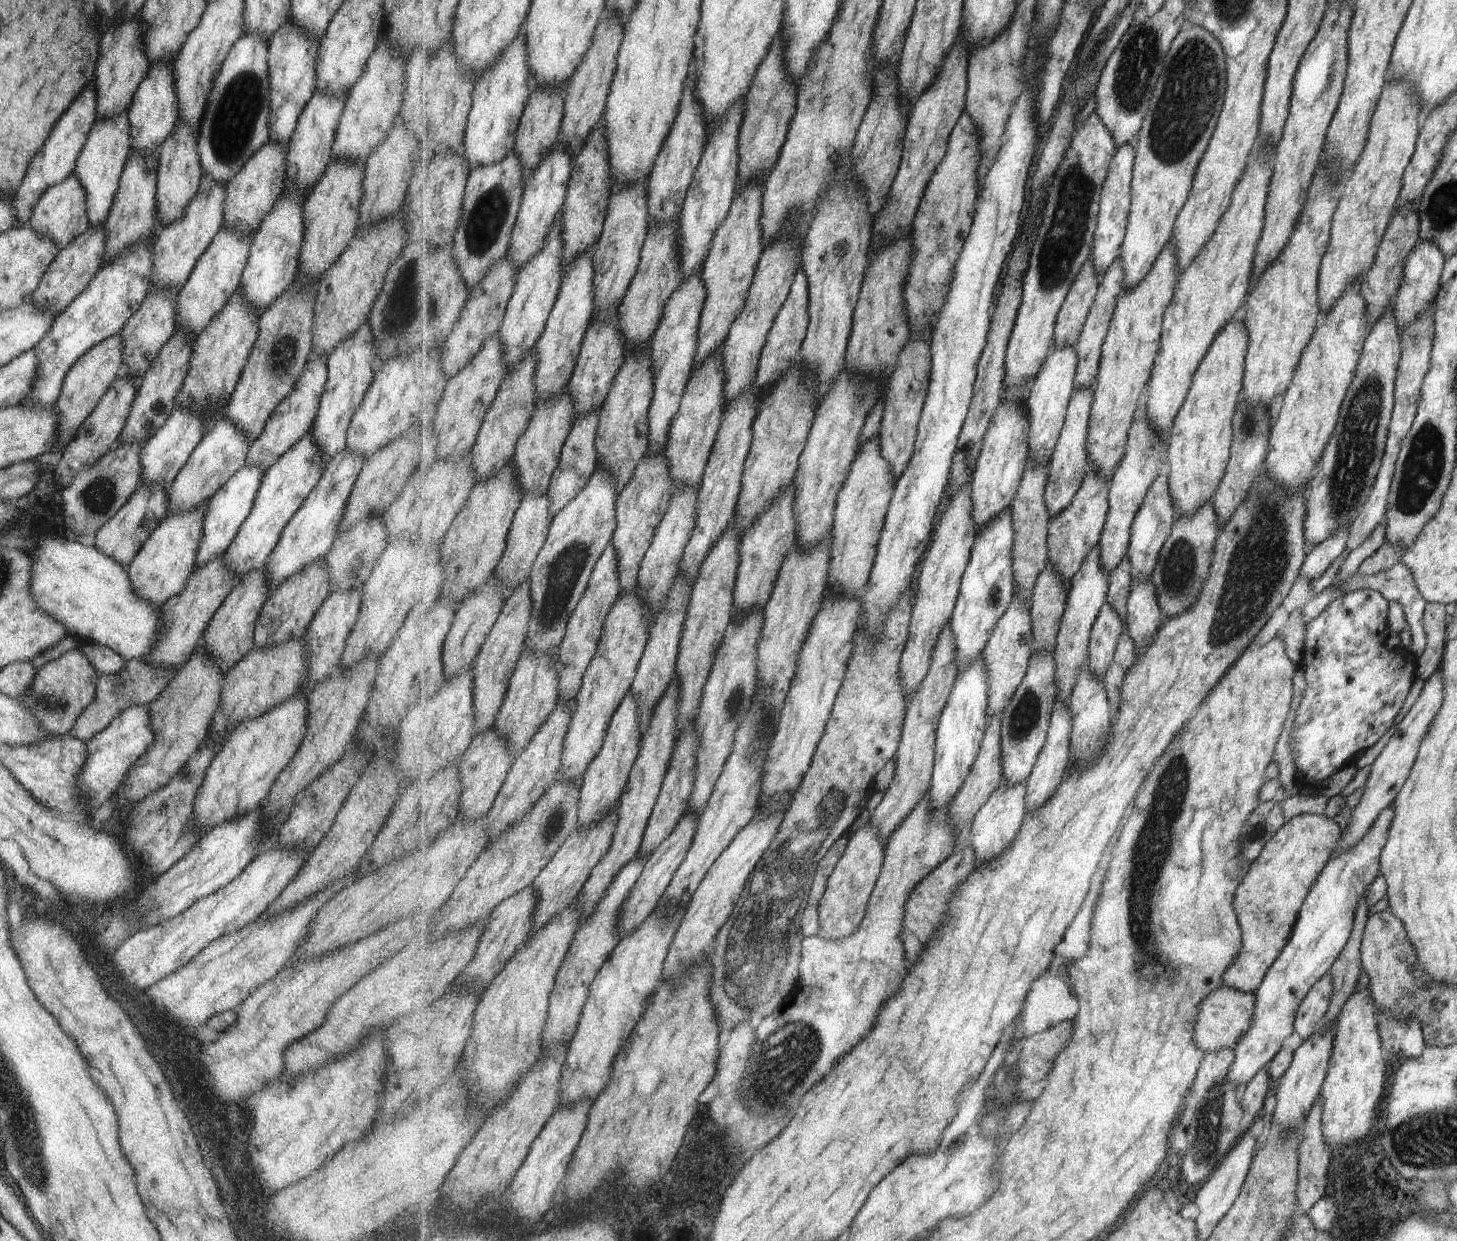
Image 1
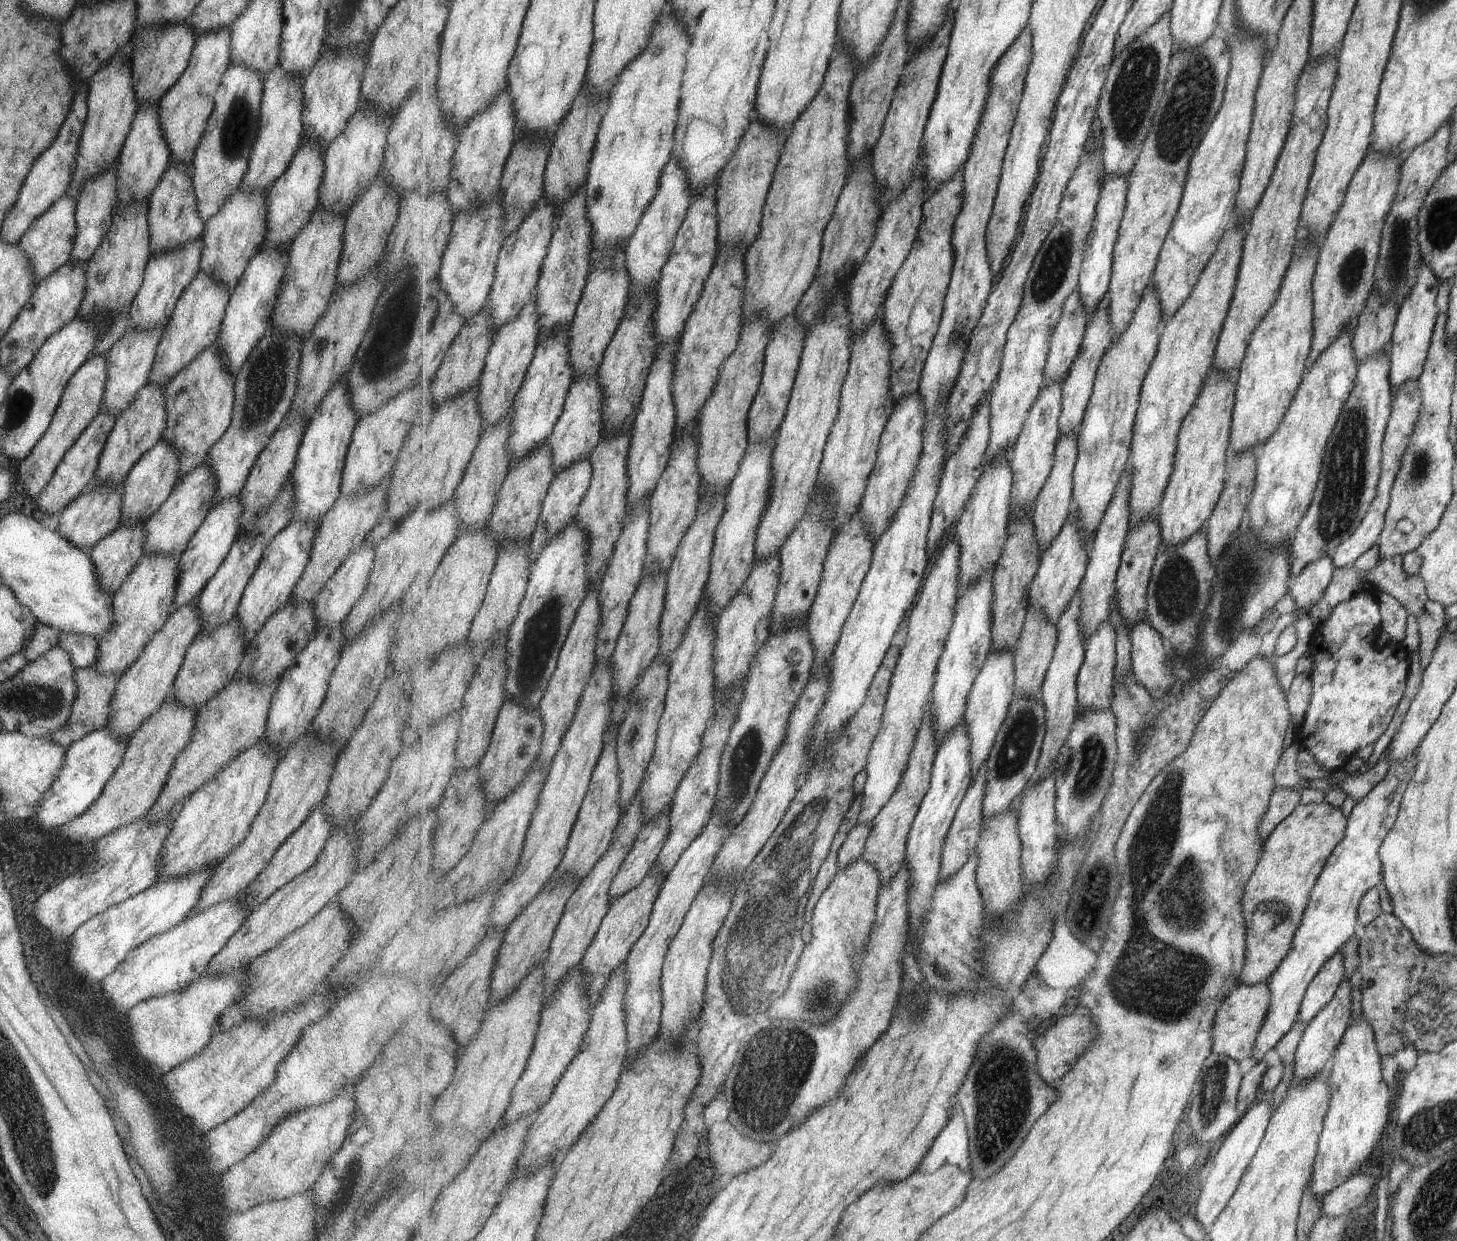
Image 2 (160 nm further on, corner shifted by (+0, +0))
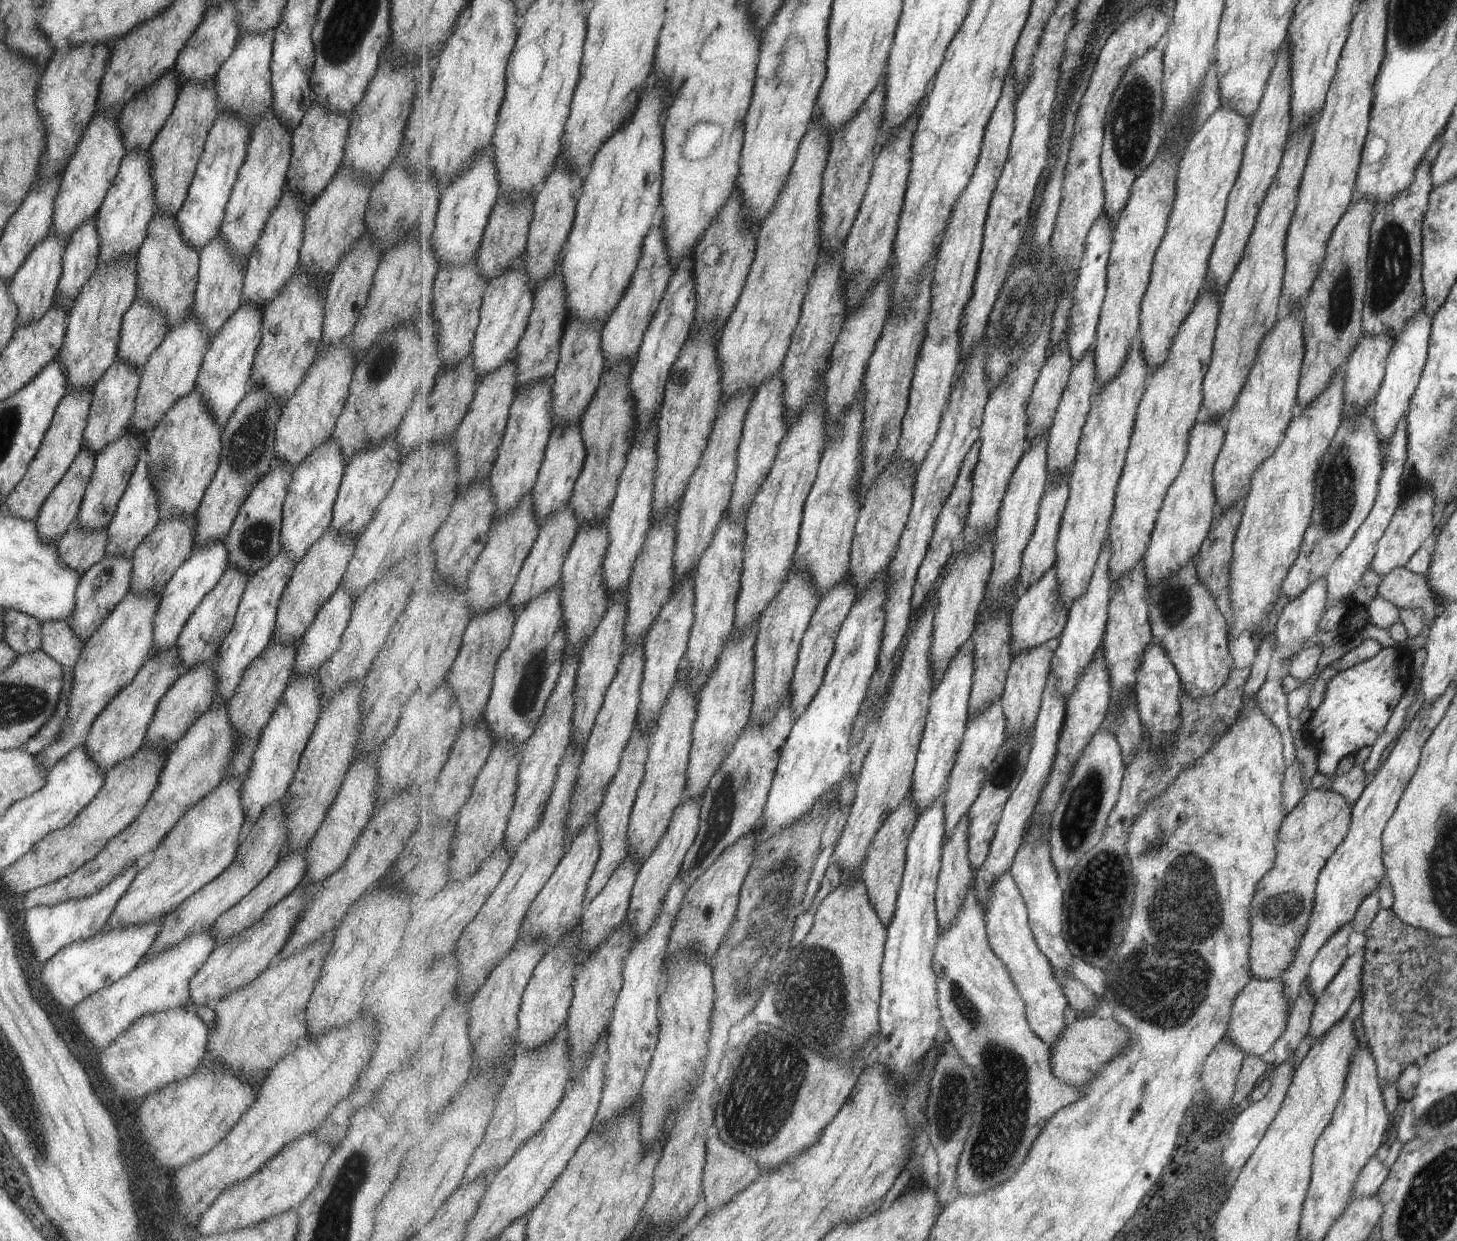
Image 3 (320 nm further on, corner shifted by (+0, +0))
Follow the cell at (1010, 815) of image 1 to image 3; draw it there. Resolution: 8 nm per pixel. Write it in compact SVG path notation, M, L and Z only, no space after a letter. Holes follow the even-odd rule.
M1009 871L993 885L991 900L985 905L988 937L996 955L1004 961L1013 982L1024 997L1028 1021L1032 1029L1051 1048L1063 1036L1068 1027L1065 1012L1070 1007L1061 984L1057 982L1054 968L1048 956L1040 949L1032 931L1028 908L1021 894L1020 885Z

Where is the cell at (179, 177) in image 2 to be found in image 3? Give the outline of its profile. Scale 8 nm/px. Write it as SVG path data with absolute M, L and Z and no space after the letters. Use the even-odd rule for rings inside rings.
M153 212L146 235L135 254L135 299L164 313L171 328L192 310L198 271L198 252L182 238L173 217Z

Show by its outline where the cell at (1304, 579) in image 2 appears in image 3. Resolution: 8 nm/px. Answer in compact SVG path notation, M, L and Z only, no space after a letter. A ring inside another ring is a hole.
M1317 579L1306 587L1304 591L1301 591L1293 600L1289 600L1283 606L1272 632L1275 644L1274 649L1278 658L1277 662L1286 660L1290 663L1299 654L1299 651L1304 648L1306 640L1311 638L1313 633L1317 631L1317 625L1321 620L1321 615L1326 610L1325 597L1325 581Z

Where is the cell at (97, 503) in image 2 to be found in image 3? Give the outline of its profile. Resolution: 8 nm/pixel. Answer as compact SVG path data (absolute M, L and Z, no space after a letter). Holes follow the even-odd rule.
M75 520L71 521L66 531L58 538L56 550L58 551L58 560L67 568L77 571L80 576L91 568L97 561L100 561L105 555L104 546L106 541L105 528L97 530L79 529Z

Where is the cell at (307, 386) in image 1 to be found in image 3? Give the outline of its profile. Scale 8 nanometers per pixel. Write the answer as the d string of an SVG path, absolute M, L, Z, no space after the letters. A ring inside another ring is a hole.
M276 458L271 459L268 471L253 485L245 500L238 506L237 516L233 519L223 543L227 551L227 566L233 567L247 576L251 576L266 565L280 551L280 522L282 504L290 481L291 467L287 467Z

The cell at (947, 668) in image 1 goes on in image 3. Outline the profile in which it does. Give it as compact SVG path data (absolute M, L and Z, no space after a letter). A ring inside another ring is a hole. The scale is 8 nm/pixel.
M909 794L901 806L883 823L862 866L862 880L867 886L868 897L887 928L896 915L896 904L908 859L908 844L915 830L918 816L916 805L912 803Z

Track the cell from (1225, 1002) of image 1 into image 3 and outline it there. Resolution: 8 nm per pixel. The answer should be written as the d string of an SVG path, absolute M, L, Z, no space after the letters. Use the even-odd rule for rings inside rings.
M1251 978L1232 1004L1228 1032L1224 1037L1227 1037L1242 1054L1259 1057L1265 1054L1281 1036L1290 1010L1288 1000L1283 994L1282 982L1279 979L1257 980Z

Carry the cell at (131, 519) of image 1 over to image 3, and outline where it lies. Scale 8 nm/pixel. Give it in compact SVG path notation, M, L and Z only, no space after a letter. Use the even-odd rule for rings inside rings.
M105 555L82 574L74 592L74 611L66 621L82 641L86 641L97 630L113 607L126 595L130 585L131 561L131 557Z

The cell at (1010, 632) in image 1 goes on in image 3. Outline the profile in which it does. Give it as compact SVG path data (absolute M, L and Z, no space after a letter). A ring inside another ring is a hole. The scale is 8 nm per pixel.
M998 701L975 719L970 719L967 732L962 740L962 748L952 770L951 782L946 790L944 802L946 840L952 836L969 809L977 802L988 772L988 766L997 758L1003 743L1006 741L1007 717L1003 705Z

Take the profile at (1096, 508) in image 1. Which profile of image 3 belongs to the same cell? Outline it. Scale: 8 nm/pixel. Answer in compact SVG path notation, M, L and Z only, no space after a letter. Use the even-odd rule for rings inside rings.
M1051 569L1040 581L1027 592L1021 592L1013 612L1011 612L1012 654L1022 655L1029 649L1041 646L1062 636L1068 624L1070 606L1060 600L1060 580L1056 569Z

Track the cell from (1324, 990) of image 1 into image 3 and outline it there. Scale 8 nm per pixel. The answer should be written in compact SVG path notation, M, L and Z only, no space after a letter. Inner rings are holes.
M1350 923L1340 926L1327 942L1320 946L1316 955L1311 959L1305 984L1313 996L1318 995L1324 986L1327 986L1330 978L1339 970L1341 963L1345 960L1345 944L1350 931Z

